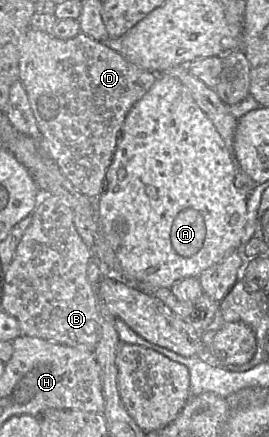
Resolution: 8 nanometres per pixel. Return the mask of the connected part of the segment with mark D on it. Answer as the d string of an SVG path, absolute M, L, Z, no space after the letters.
M30 28L25 33L19 52L19 80L27 92L41 139L45 141L49 154L82 194L98 198L126 115L151 88L158 75L129 62L114 48L83 32L67 40Z

